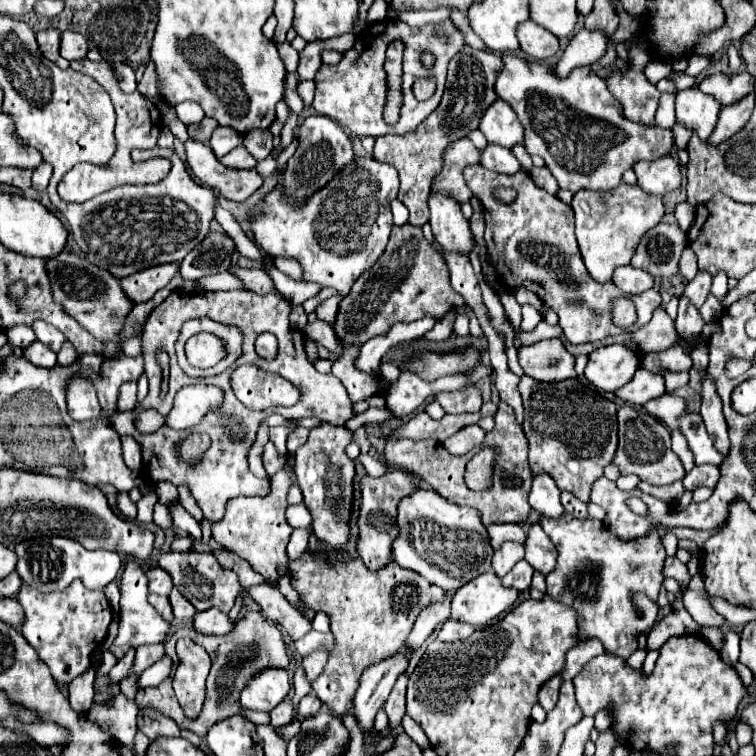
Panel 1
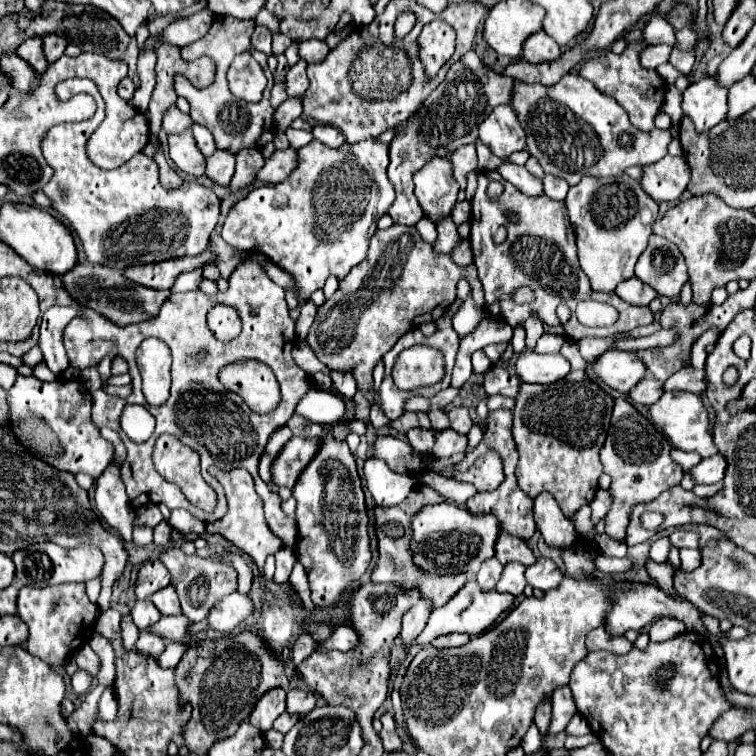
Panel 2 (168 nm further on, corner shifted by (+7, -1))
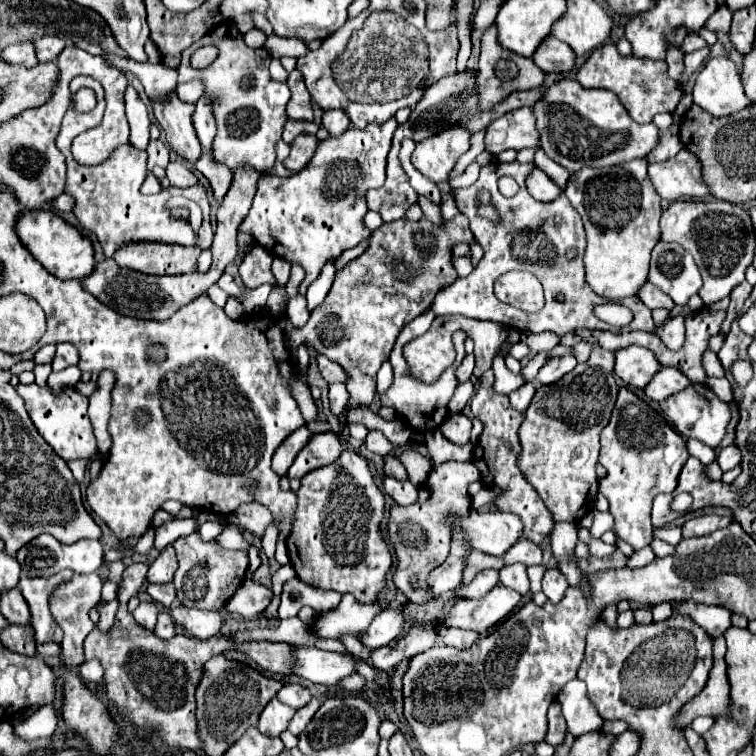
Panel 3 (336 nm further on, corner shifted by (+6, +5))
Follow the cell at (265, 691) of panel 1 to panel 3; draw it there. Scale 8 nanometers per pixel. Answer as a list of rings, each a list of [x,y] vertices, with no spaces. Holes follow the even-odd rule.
[[[276,697],[264,707],[264,711],[260,713],[260,719],[258,719],[258,731],[260,733],[264,733],[264,735],[270,735],[270,737],[274,737],[274,735],[280,735],[284,729],[286,729],[286,725],[288,725],[288,721],[290,721],[290,717],[294,715],[296,711],[294,709],[290,709],[288,705],[284,705],[282,701],[278,701]]]

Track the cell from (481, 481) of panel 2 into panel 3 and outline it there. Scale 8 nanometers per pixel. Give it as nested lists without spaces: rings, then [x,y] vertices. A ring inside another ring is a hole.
[[[446,461],[442,465],[436,465],[428,479],[418,485],[418,501],[408,505],[408,507],[400,507],[394,505],[390,509],[388,515],[388,541],[392,543],[394,551],[396,551],[396,559],[398,565],[392,573],[392,581],[394,585],[412,601],[420,605],[420,599],[424,597],[422,585],[428,577],[428,573],[442,565],[450,553],[450,527],[444,523],[444,517],[448,513],[456,513],[456,515],[466,515],[470,509],[470,497],[468,497],[468,485],[472,481],[478,481],[480,473],[476,469],[476,465],[472,461]],[[418,577],[418,585],[420,589],[414,589],[410,579]]]

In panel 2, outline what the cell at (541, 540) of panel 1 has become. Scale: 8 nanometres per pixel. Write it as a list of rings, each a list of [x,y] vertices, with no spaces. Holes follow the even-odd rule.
[[[541,557],[535,565],[527,567],[525,577],[527,577],[527,583],[533,589],[541,589],[541,591],[555,589],[561,583],[561,579],[563,579],[559,567],[553,561],[545,559],[545,557]]]

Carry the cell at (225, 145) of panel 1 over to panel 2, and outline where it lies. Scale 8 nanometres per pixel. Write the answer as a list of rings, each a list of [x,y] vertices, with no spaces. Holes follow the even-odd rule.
[[[193,125],[193,137],[195,137],[197,147],[201,149],[201,153],[203,153],[205,157],[213,155],[213,151],[215,151],[215,141],[213,141],[213,135],[211,135],[209,129],[205,129],[205,127],[201,127],[201,125]]]

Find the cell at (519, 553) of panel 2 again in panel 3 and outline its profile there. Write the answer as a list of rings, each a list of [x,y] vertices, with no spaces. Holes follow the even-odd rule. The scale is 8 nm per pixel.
[[[524,537],[520,541],[516,541],[506,553],[504,553],[504,563],[512,565],[512,563],[524,563],[528,565],[540,565],[542,561],[542,551],[538,545],[534,545],[532,541],[526,541]]]

